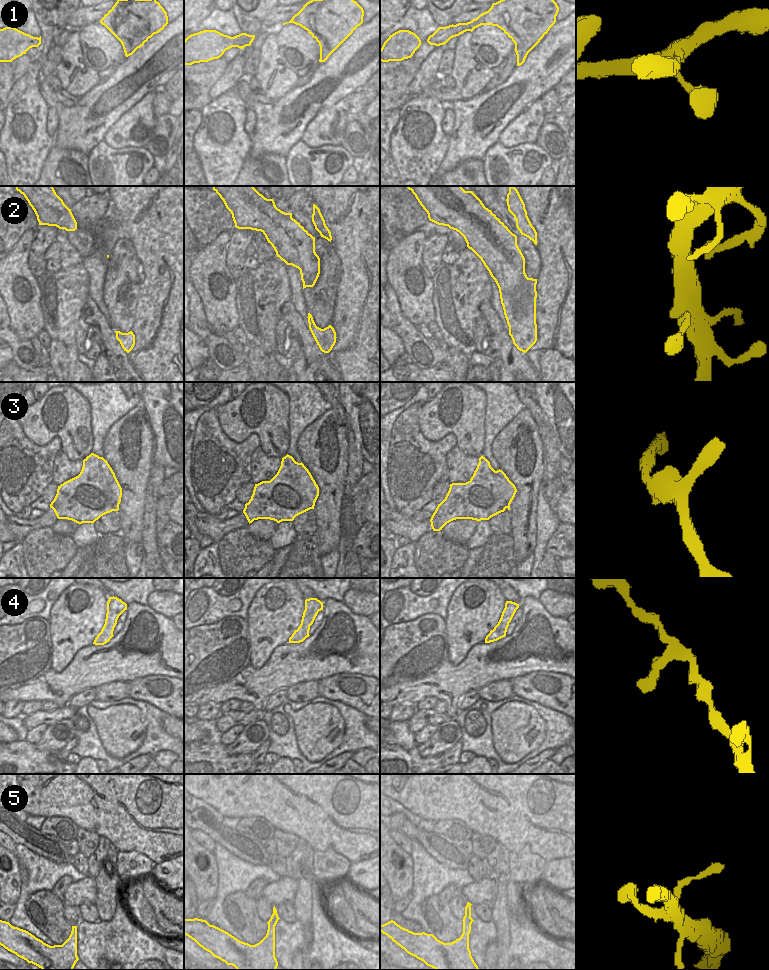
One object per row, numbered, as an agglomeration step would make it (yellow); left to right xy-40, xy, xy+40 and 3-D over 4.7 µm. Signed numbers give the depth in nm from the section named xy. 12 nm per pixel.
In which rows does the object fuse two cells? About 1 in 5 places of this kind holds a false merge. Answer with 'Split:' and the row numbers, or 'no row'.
Split: no row

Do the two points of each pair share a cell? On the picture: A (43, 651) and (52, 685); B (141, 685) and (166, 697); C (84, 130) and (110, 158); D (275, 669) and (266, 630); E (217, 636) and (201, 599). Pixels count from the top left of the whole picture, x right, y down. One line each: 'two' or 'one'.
A: two
B: one
C: two
D: two
E: two

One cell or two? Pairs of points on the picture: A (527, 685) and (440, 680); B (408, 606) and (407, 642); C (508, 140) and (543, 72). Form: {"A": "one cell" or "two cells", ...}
{"A": "two cells", "B": "two cells", "C": "two cells"}

